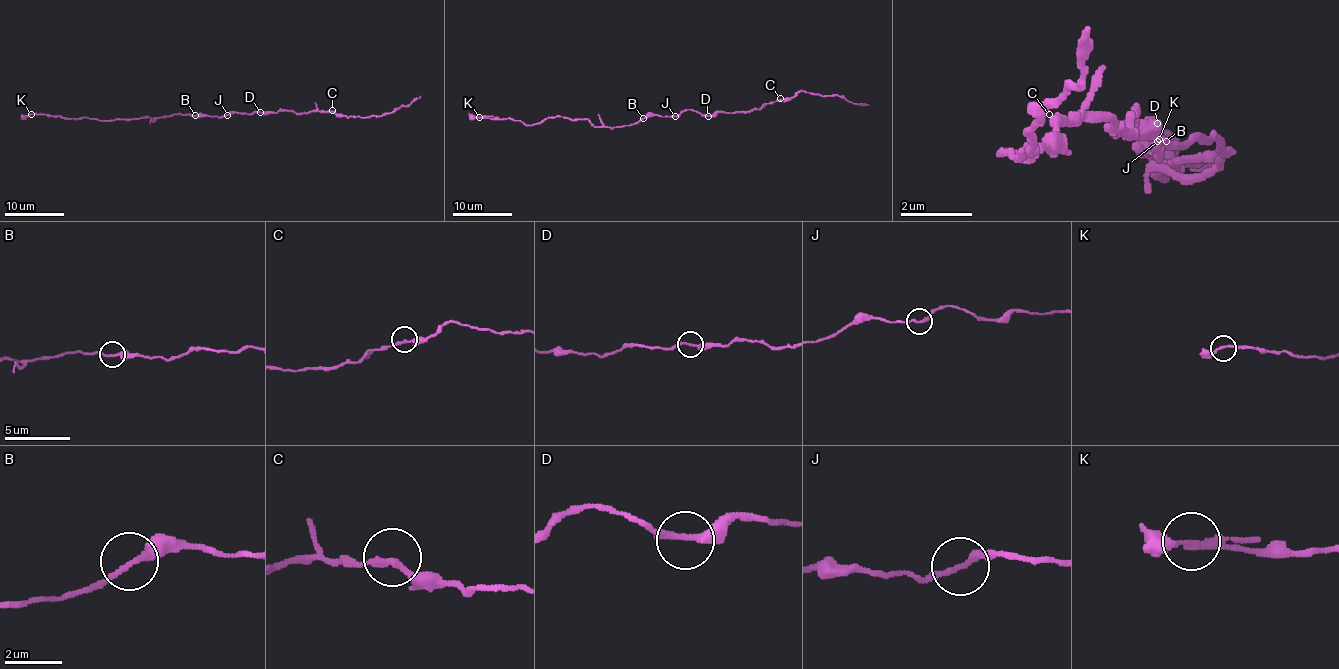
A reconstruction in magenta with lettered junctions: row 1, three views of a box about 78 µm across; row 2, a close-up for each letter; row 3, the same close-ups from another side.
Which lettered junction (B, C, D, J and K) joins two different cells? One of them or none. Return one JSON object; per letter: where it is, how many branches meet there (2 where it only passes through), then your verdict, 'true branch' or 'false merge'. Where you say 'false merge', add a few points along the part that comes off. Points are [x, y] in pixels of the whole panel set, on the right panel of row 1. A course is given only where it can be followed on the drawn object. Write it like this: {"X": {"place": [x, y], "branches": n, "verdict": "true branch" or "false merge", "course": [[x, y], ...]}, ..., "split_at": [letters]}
{"B": {"place": [1166, 141], "branches": 2, "verdict": "true branch"}, "C": {"place": [1049, 114], "branches": 2, "verdict": "true branch"}, "D": {"place": [1157, 123], "branches": 2, "verdict": "true branch"}, "J": {"place": [1157, 141], "branches": 2, "verdict": "true branch"}, "K": {"place": [1159, 139], "branches": 2, "verdict": "false merge"}, "split_at": ["K"]}

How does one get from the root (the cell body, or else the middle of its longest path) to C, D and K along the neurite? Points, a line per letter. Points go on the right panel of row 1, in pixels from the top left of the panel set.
C: (1157, 150), (1148, 132), (1112, 132), (1139, 132), (1139, 114), (1130, 132), (1049, 114)
D: (1157, 150), (1157, 141), (1148, 132), (1112, 132), (1139, 132), (1148, 123), (1157, 123)
K: (1157, 150), (1229, 150), (1157, 177), (1211, 159), (1193, 168), (1166, 150), (1166, 132), (1157, 141)

